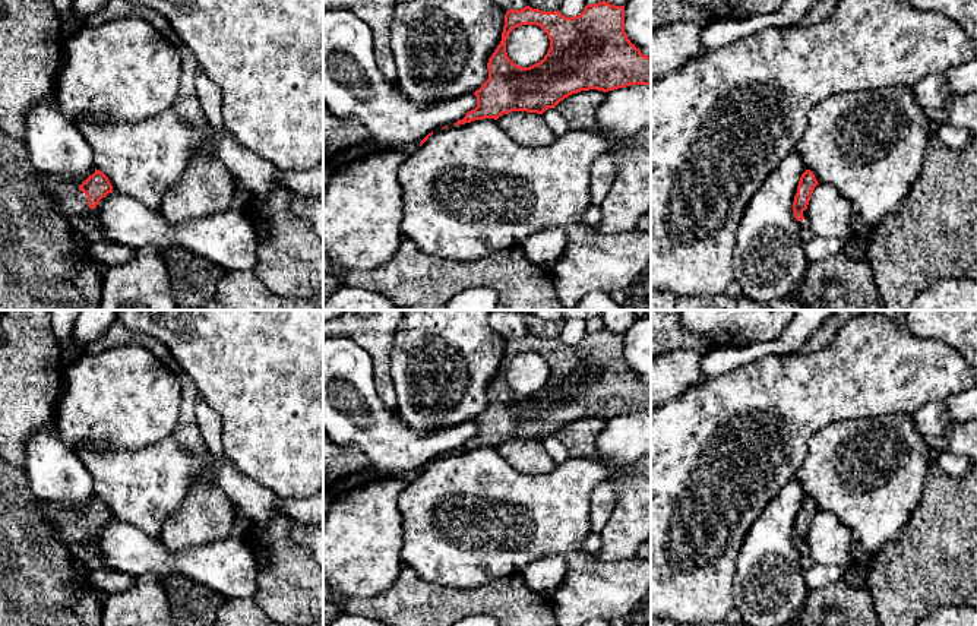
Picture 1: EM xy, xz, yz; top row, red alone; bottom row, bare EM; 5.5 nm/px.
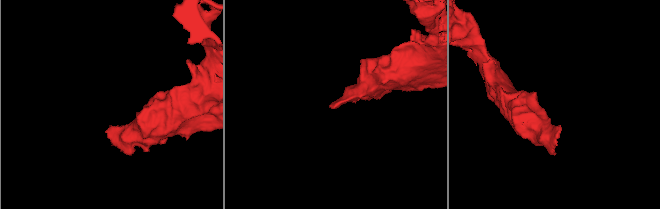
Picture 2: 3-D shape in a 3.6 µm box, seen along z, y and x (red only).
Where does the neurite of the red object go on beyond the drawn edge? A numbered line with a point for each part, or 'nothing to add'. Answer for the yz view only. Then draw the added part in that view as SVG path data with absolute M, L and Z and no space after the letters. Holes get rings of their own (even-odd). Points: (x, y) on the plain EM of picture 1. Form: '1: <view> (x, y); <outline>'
1: yz (806, 562); M803 538L803 544L804 544L803 548L797 548L797 547L796 548L800 553L800 565L806 570L806 569L809 569L809 567L813 566L813 562L812 562L812 556L810 556L809 546L806 543L806 538Z

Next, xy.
1: xy (70, 530); M42 500L44 516L54 527L57 538L66 546L73 562L85 569L111 570L101 557L94 538L88 534L88 524L79 518L83 509L64 502Z

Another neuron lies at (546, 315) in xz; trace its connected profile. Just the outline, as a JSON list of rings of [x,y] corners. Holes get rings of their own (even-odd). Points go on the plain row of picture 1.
[[[508,310],[522,314],[531,314],[546,322],[565,322],[567,319],[588,320],[601,317],[604,310]]]

